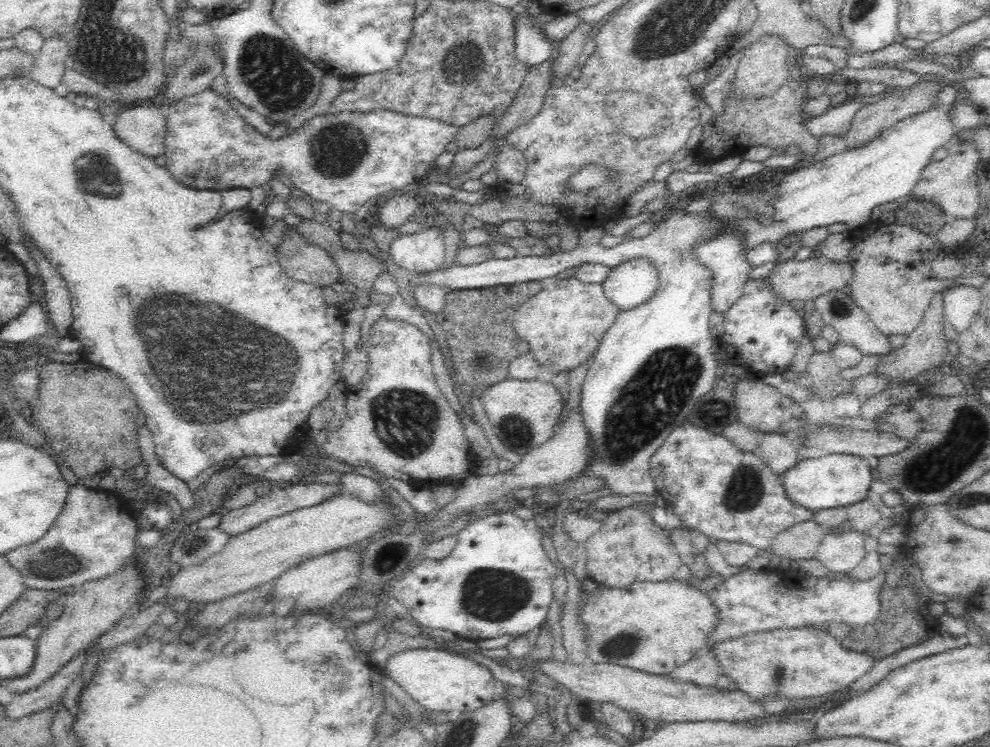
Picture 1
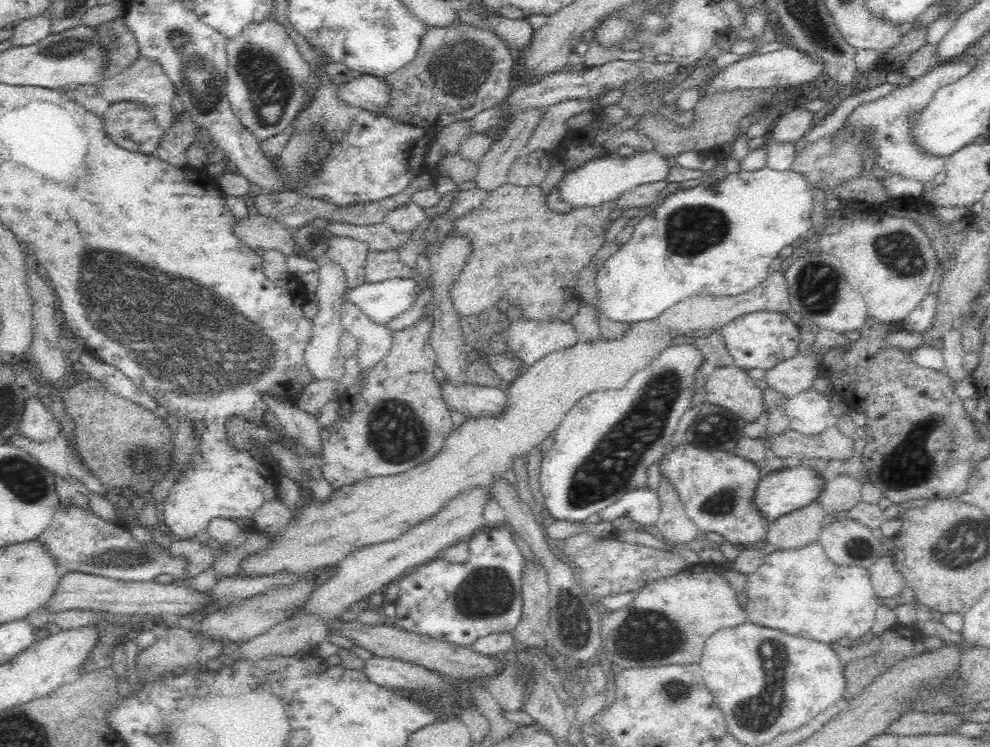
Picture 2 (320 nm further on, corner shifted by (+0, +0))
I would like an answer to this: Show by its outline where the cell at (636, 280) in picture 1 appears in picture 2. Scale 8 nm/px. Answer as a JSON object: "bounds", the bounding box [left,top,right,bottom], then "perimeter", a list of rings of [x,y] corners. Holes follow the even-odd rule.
{"bounds":[596,167,812,323],"perimeter":[[[768,167],[754,172],[728,172],[723,180],[719,182],[703,183],[692,188],[680,188],[677,186],[673,189],[661,204],[656,204],[653,210],[643,216],[639,222],[634,225],[634,231],[626,243],[624,243],[616,254],[612,254],[608,260],[604,261],[604,266],[598,270],[596,276],[596,289],[599,303],[597,307],[603,314],[613,322],[638,323],[648,321],[662,315],[668,308],[672,308],[674,304],[682,302],[694,296],[712,296],[718,298],[720,296],[732,297],[738,294],[744,294],[758,288],[768,276],[770,276],[770,265],[773,260],[779,256],[780,250],[785,246],[794,245],[804,235],[812,233],[812,188],[810,188],[807,178],[798,172],[790,169],[785,171],[775,171]]]}

